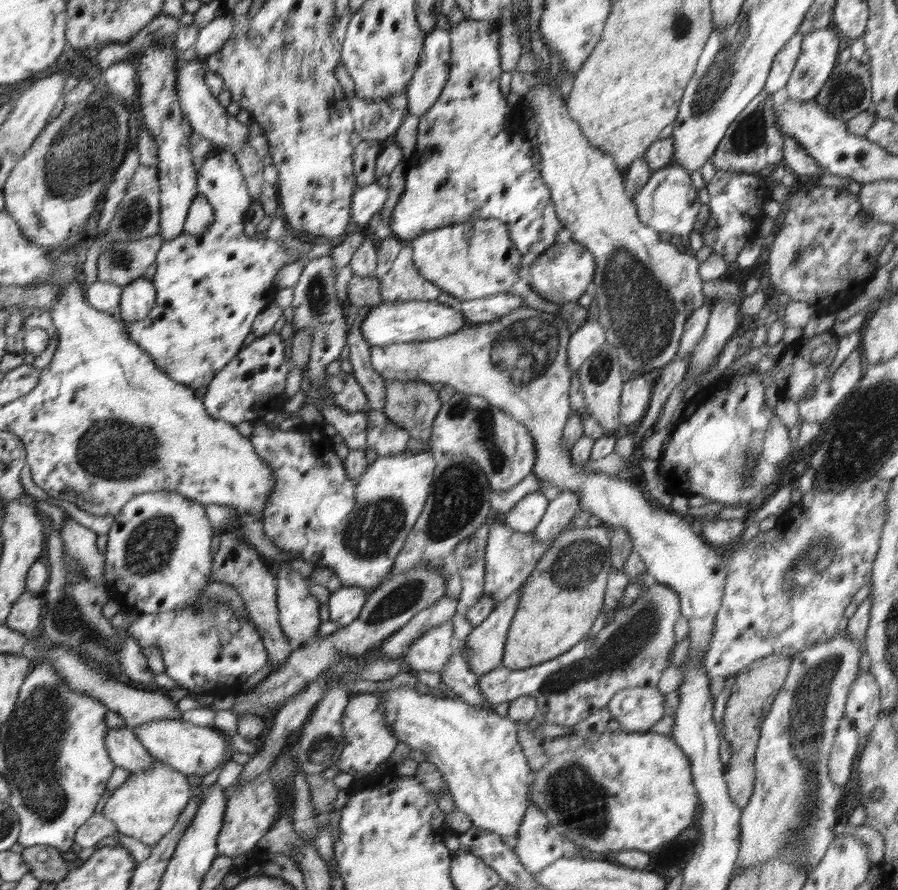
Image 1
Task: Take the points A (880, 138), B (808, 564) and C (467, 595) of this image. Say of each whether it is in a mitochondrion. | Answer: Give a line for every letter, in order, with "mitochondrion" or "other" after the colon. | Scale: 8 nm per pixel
A: other
B: mitochondrion
C: other

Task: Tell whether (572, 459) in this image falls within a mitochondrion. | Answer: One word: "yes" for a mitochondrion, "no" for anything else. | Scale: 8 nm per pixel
no

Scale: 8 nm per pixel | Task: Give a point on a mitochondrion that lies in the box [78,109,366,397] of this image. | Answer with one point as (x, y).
(138, 214)

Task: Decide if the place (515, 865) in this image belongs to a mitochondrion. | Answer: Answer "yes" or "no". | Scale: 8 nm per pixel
no

